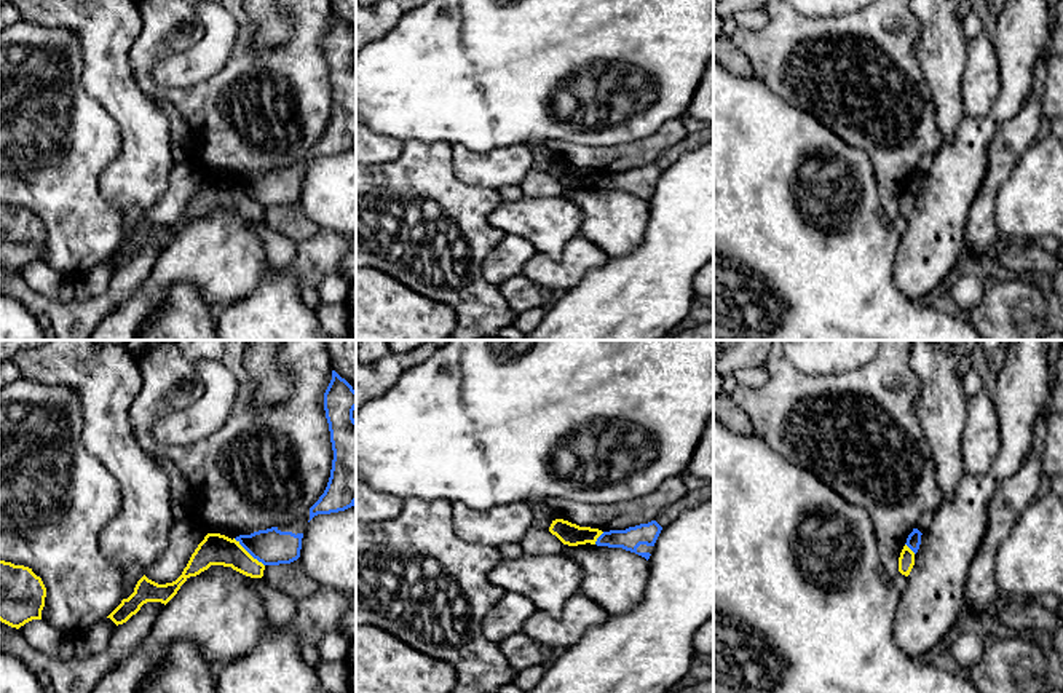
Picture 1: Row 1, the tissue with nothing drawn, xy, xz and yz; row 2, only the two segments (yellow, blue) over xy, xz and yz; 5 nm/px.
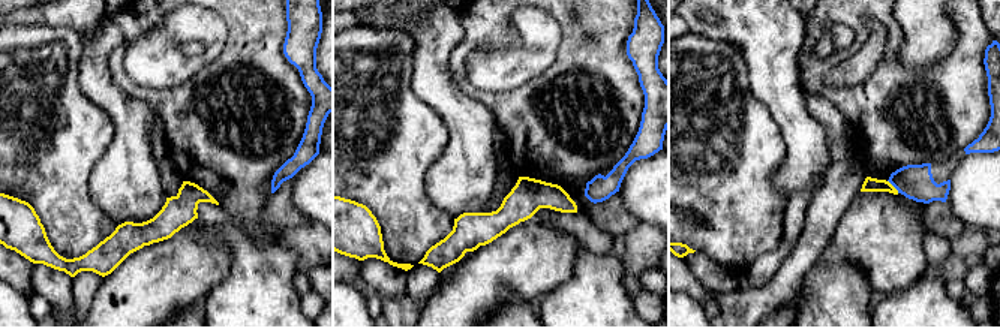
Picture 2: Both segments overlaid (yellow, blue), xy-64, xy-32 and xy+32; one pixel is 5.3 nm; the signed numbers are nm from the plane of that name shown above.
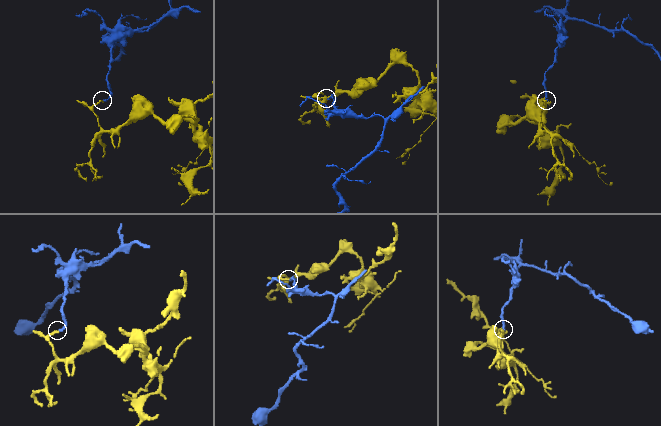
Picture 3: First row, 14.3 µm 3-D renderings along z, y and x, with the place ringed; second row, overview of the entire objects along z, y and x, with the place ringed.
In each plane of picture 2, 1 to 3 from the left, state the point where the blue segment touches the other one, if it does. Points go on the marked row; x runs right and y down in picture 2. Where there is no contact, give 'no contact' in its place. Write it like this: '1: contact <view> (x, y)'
1: no contact
2: no contact
3: contact xy+32 (892, 186)

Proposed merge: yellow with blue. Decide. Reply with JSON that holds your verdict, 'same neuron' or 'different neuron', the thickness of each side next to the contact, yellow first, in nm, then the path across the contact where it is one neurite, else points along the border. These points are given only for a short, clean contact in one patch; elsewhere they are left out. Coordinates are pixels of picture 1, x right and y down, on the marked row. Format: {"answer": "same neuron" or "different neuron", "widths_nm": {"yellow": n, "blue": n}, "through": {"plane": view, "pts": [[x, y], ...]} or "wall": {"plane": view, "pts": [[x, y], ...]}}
{"answer": "different neuron", "widths_nm": {"yellow": 160, "blue": 190}, "wall": {"plane": "xy", "pts": [[233, 538], [264, 566]]}}

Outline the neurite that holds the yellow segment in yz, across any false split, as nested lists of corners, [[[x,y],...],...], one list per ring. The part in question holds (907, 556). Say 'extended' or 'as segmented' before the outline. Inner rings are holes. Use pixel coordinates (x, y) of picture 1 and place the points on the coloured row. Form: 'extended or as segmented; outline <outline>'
extended; outline [[[905,544],[899,557],[899,573],[892,576],[894,588],[902,594],[907,588],[907,576],[915,565],[915,552]]]

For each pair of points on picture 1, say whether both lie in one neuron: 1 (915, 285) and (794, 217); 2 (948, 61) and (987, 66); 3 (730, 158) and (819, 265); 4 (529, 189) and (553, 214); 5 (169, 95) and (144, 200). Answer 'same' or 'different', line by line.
1: different
2: different
3: same
4: different
5: different

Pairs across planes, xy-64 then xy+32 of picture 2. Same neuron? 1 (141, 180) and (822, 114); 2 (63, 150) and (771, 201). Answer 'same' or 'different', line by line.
1: different
2: same

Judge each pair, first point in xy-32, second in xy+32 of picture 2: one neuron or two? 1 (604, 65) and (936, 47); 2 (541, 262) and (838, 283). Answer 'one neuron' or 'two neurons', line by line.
1: two neurons
2: two neurons

